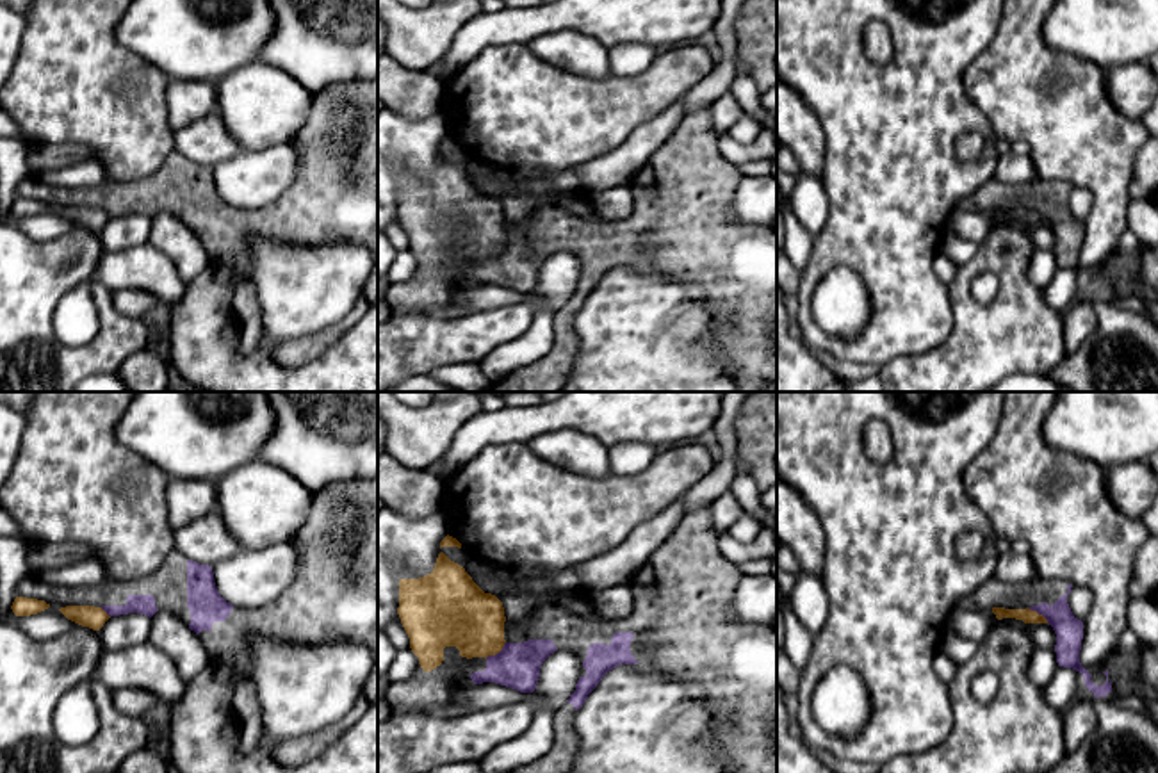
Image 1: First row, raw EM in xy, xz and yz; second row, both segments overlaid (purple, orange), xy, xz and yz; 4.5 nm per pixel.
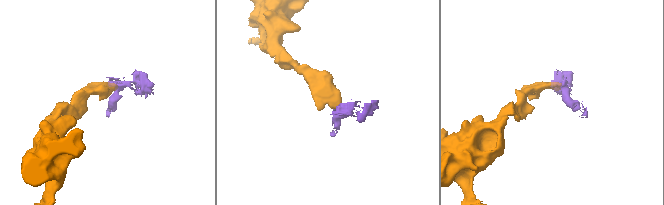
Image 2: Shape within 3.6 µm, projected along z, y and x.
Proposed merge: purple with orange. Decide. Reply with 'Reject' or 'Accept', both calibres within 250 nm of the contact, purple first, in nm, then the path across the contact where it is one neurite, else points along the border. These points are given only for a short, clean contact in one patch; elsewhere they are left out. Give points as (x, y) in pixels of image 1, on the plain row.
Reject. Thickness 200 nm (purple) against 300 nm. Boundary: xz (505, 243), (497, 253), (485, 259)

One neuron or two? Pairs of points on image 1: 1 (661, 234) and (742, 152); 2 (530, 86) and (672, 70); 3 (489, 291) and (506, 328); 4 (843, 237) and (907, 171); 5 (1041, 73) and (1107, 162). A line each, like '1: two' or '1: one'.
1: two
2: one
3: two
4: one
5: one

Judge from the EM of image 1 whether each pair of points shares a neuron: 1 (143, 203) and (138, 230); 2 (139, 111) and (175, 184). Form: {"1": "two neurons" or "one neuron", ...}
{"1": "two neurons", "2": "two neurons"}

